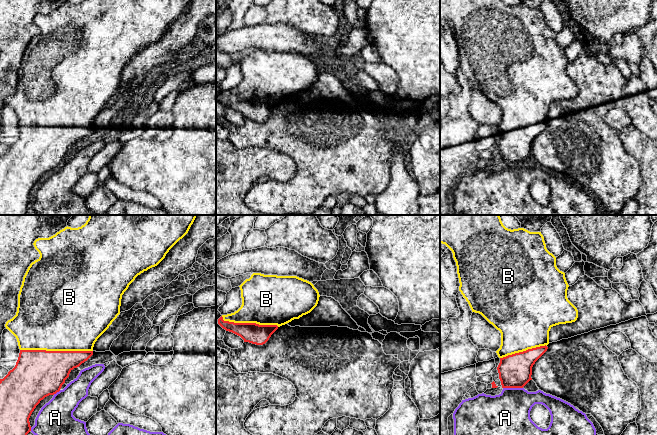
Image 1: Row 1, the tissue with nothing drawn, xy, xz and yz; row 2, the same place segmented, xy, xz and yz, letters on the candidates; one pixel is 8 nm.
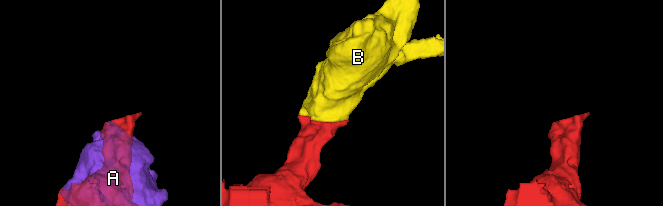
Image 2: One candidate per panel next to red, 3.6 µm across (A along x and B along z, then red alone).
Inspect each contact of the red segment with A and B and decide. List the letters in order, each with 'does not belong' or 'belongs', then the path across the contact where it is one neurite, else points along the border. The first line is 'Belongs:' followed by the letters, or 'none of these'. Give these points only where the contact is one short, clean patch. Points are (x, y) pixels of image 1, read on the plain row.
Belongs: B
A: does not belong
B: belongs

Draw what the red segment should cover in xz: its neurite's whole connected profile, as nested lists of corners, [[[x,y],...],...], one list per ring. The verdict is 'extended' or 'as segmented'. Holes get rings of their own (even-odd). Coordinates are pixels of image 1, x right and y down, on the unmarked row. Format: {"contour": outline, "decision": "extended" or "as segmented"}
{"contour": [[[253,49],[240,62],[242,81],[234,89],[222,91],[218,100],[240,112],[244,118],[265,120],[282,101],[310,89],[318,80],[319,68],[314,61],[297,52],[277,52]]], "decision": "extended"}

